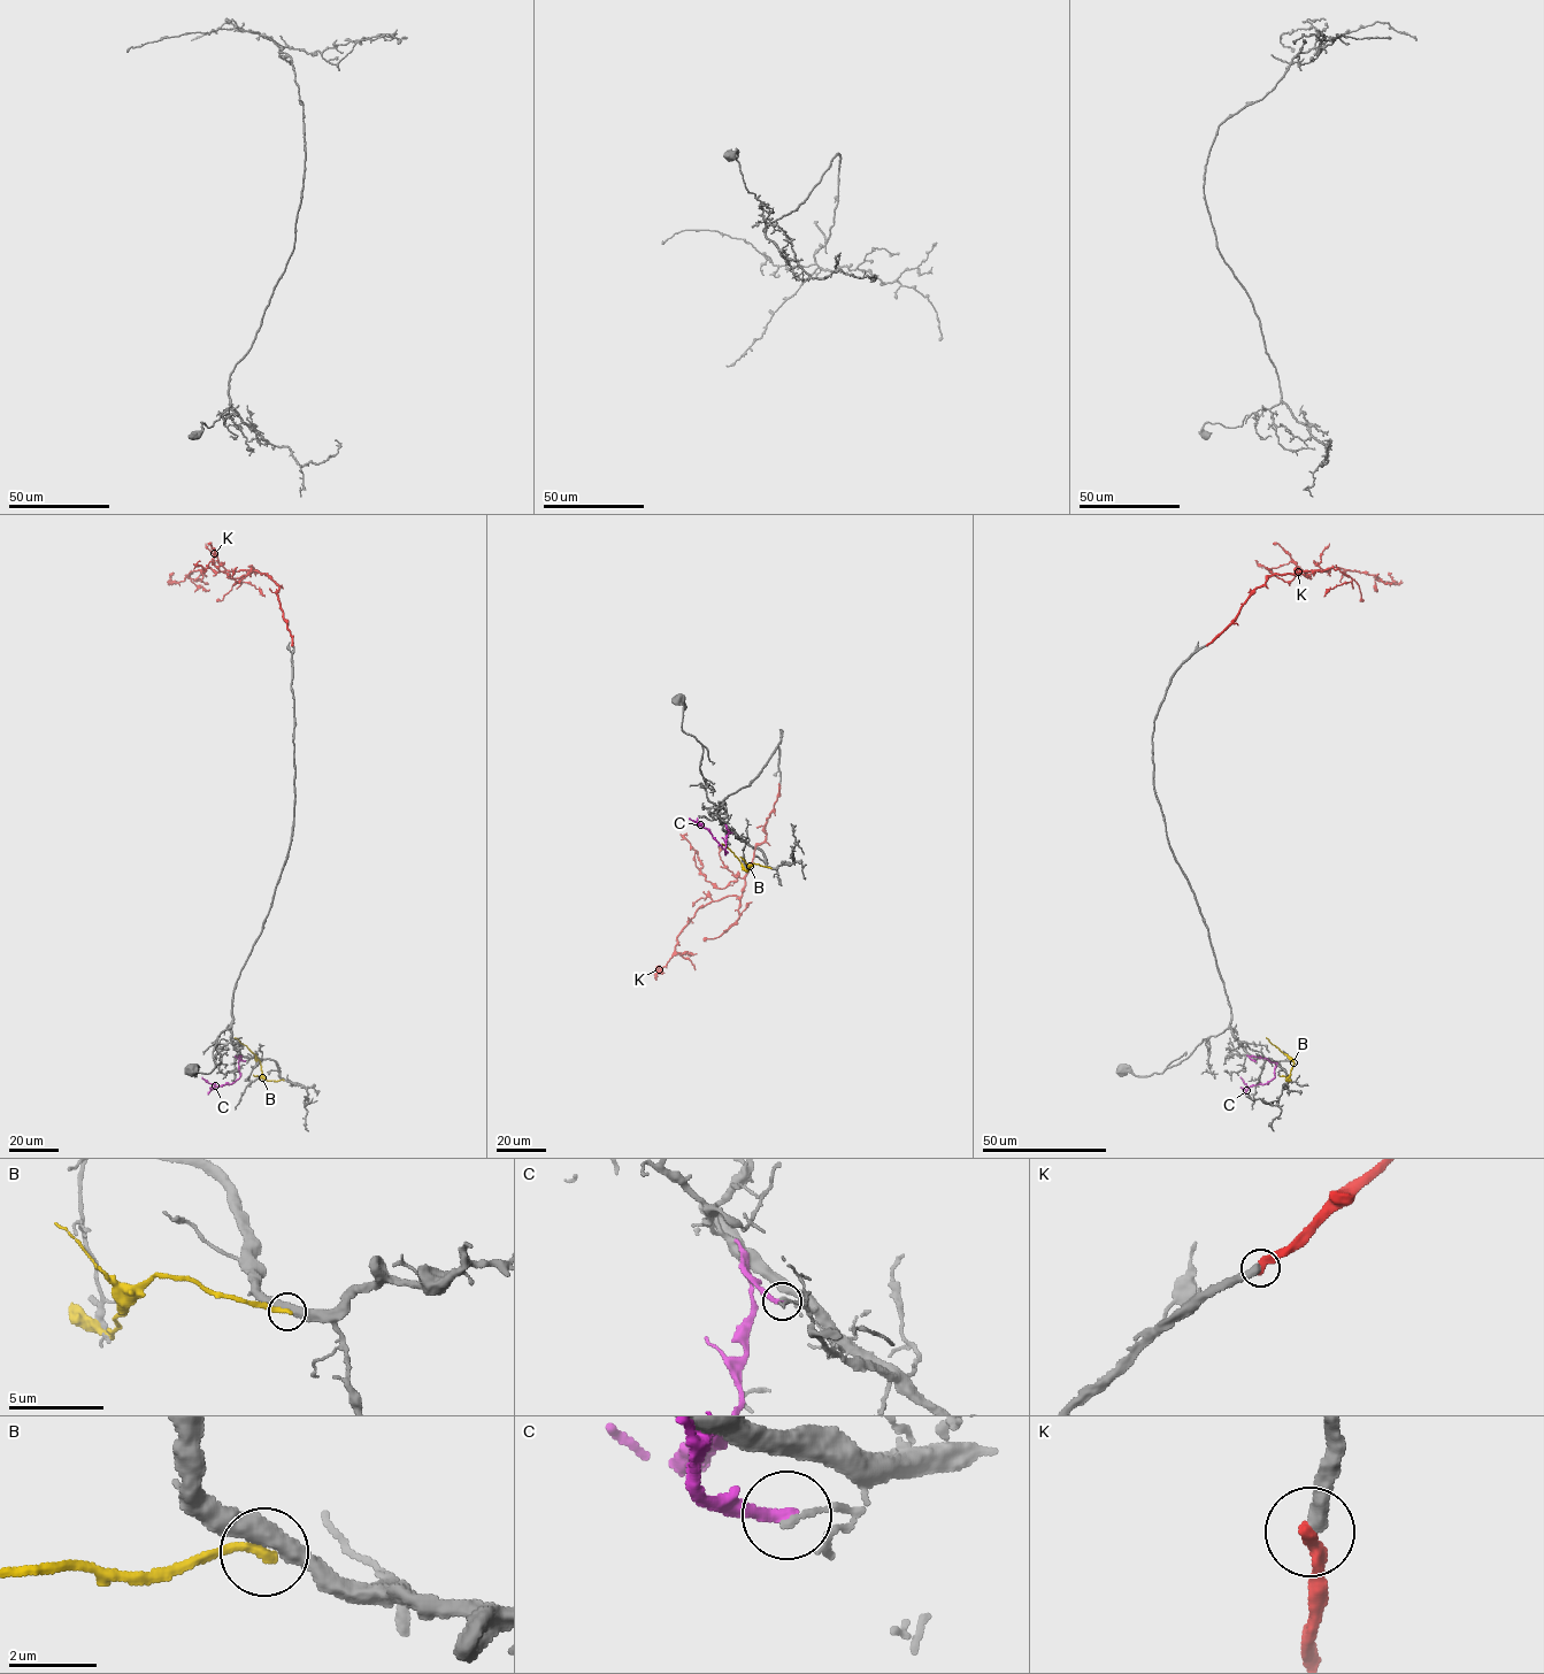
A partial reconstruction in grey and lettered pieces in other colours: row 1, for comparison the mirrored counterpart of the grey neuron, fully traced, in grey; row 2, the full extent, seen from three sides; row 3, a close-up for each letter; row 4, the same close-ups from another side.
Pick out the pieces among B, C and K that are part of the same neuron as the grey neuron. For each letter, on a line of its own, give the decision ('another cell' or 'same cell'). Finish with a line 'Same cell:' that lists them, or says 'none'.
B: another cell
C: another cell
K: another cell
Same cell: none

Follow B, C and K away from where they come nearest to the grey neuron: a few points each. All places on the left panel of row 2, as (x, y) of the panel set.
B: (283, 1080), (268, 1081), (260, 1061), (235, 1037)
C: (244, 1060), (239, 1057), (240, 1076), (232, 1083), (215, 1087), (201, 1076)
K: (292, 645), (278, 586), (267, 575), (208, 567), (173, 583), (174, 573)

